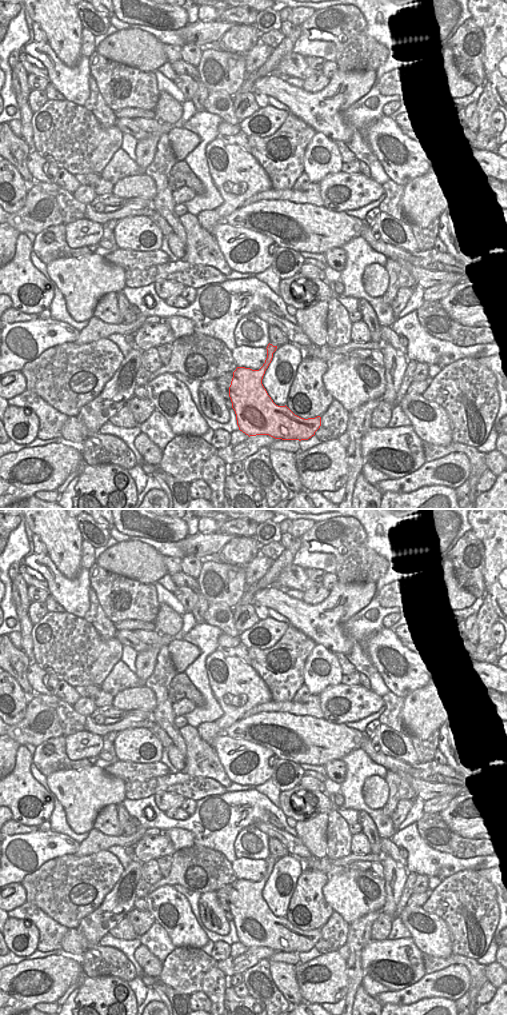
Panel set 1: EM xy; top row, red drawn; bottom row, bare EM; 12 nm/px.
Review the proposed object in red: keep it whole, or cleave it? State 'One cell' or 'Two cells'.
One cell

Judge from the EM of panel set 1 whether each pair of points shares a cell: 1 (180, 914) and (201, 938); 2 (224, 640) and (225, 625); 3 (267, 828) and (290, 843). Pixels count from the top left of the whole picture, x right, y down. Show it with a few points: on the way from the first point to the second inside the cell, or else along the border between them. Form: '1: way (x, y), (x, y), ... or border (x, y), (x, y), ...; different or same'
1: way (183, 920), (195, 932); same
2: border (223, 632), (237, 638); different
3: way (273, 831), (284, 837); same

